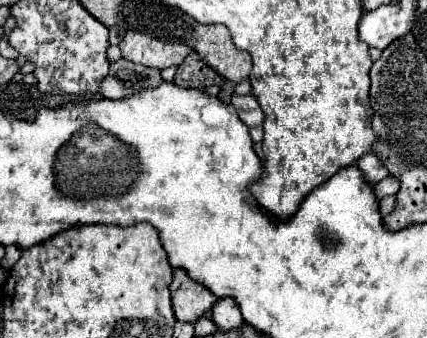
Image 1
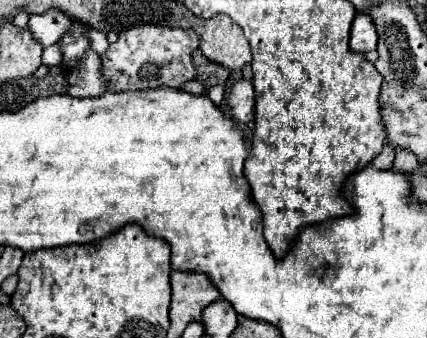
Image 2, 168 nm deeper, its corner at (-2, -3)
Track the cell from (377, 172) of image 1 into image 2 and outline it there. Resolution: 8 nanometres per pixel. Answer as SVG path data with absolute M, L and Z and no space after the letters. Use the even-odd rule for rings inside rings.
M384 146L382 152L372 160L372 168L390 170L390 168L392 168L392 162L394 162L394 152L392 152L390 146Z

